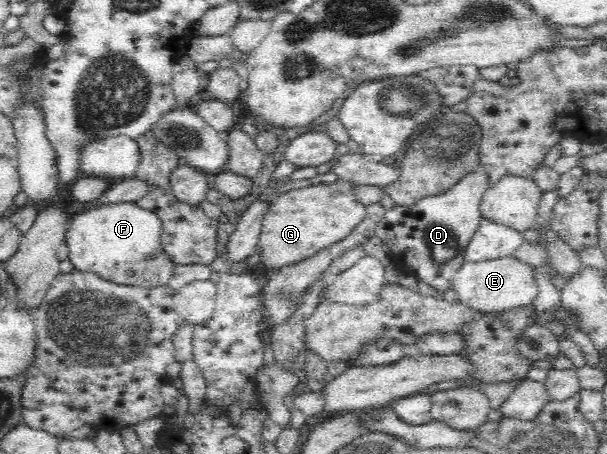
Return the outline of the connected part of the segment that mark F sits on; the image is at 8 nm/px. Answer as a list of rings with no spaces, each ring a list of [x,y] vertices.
[[[136,202],[102,204],[71,217],[65,244],[73,268],[93,272],[102,279],[125,286],[168,286],[176,264],[161,245],[163,221],[157,213]]]

